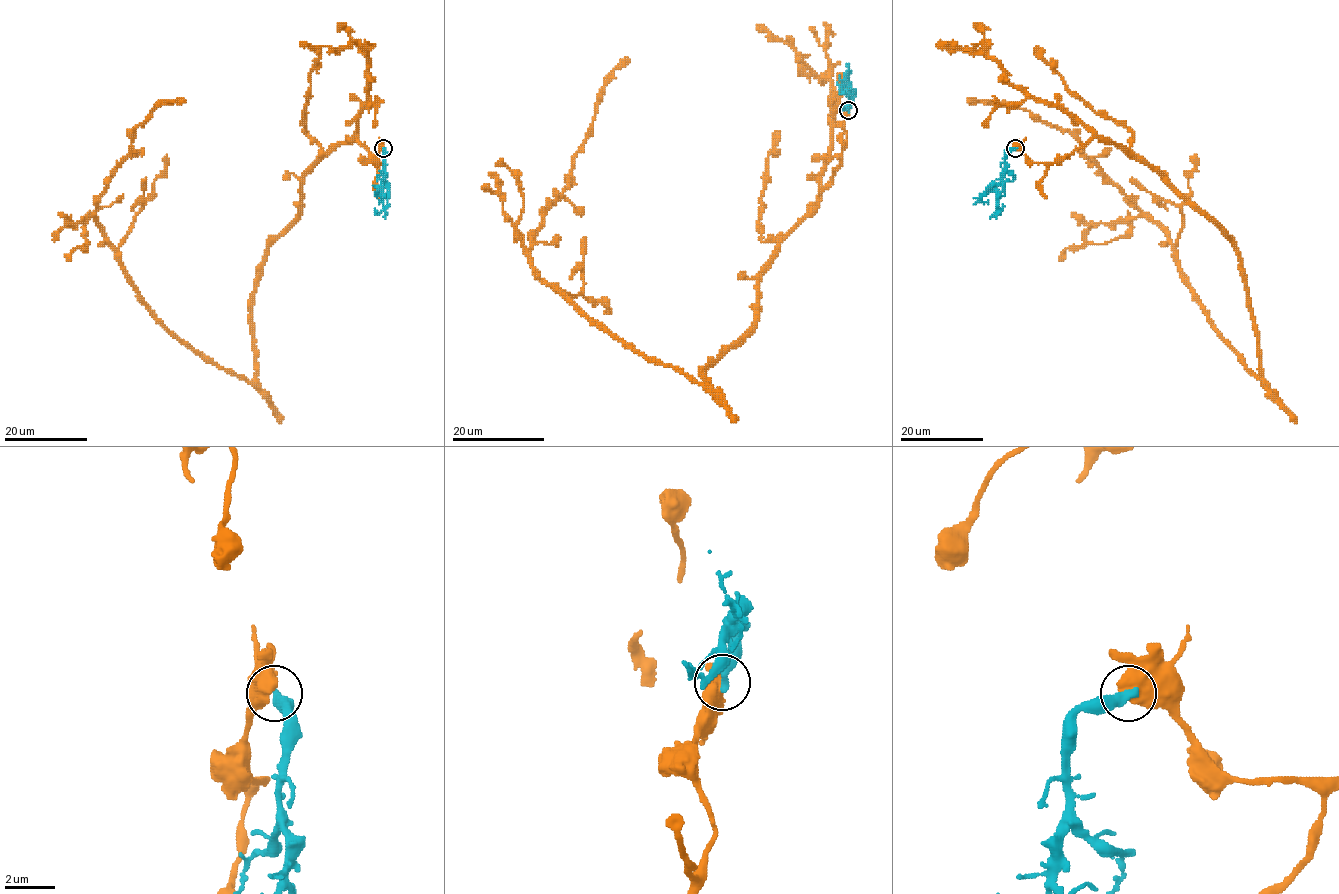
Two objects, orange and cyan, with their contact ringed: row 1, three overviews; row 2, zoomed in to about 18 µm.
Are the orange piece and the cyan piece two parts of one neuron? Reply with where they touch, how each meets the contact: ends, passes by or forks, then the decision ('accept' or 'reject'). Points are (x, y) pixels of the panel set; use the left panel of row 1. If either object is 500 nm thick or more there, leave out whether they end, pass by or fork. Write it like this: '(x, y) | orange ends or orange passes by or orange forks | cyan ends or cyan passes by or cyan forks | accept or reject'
(383, 148) | reject

